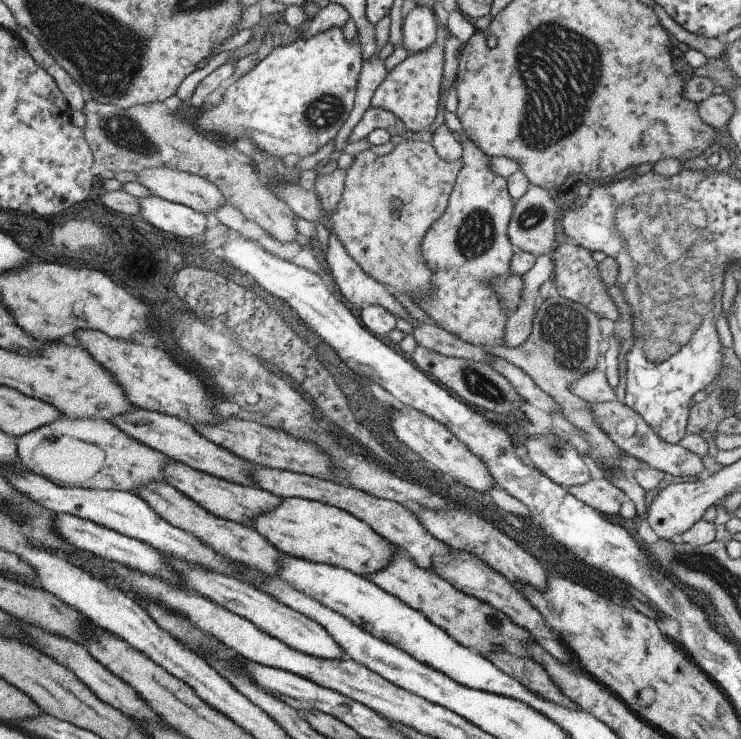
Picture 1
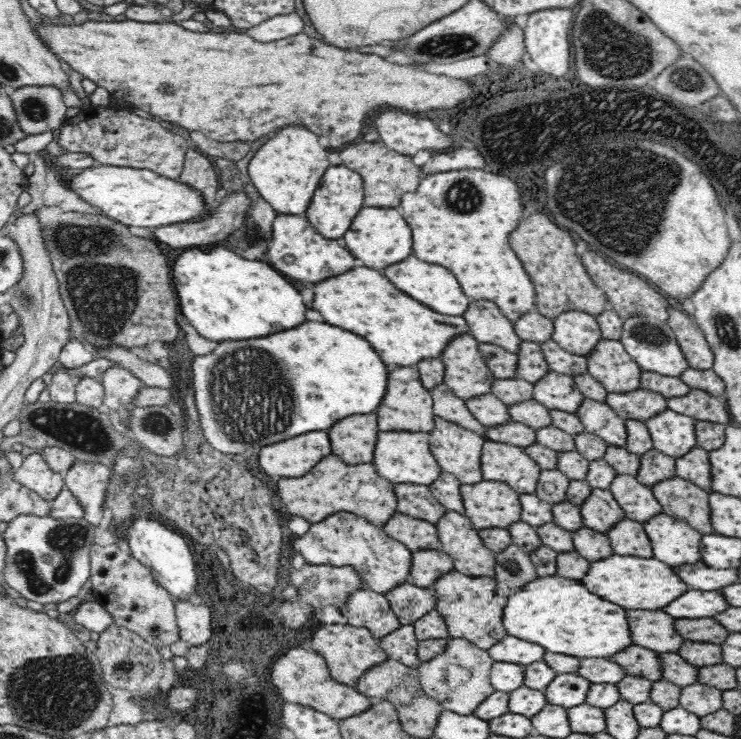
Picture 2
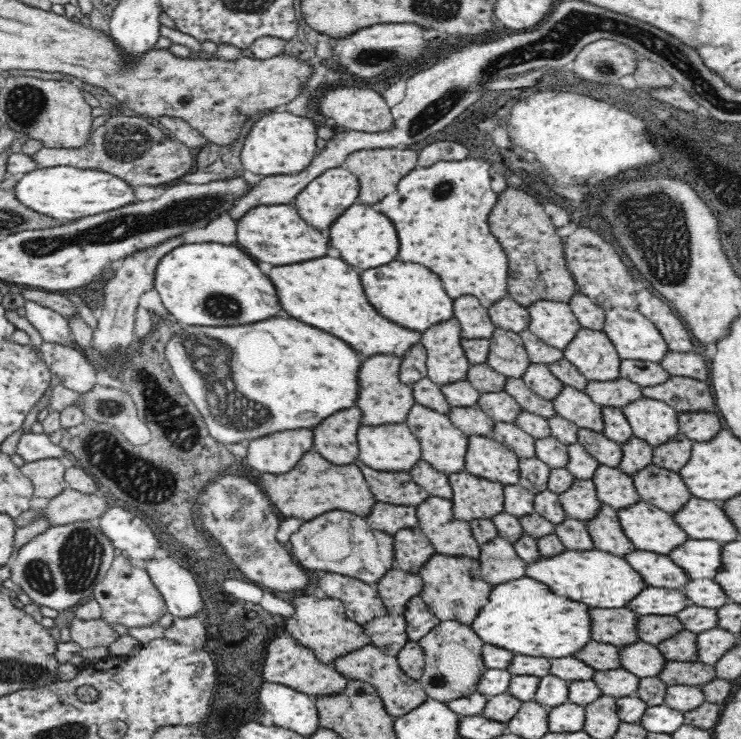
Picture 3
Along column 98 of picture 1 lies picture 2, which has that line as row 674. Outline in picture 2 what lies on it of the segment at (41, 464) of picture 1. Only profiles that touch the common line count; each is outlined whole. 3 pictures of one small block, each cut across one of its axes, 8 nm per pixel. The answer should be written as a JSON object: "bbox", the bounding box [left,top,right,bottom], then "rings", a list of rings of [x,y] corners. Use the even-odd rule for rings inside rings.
{"bbox":[417,638,495,715],"rings":[[[448,638],[446,652],[422,662],[417,668],[424,692],[435,698],[444,709],[459,715],[472,715],[495,690],[489,674],[493,658],[486,650],[477,648],[466,639]]]}

